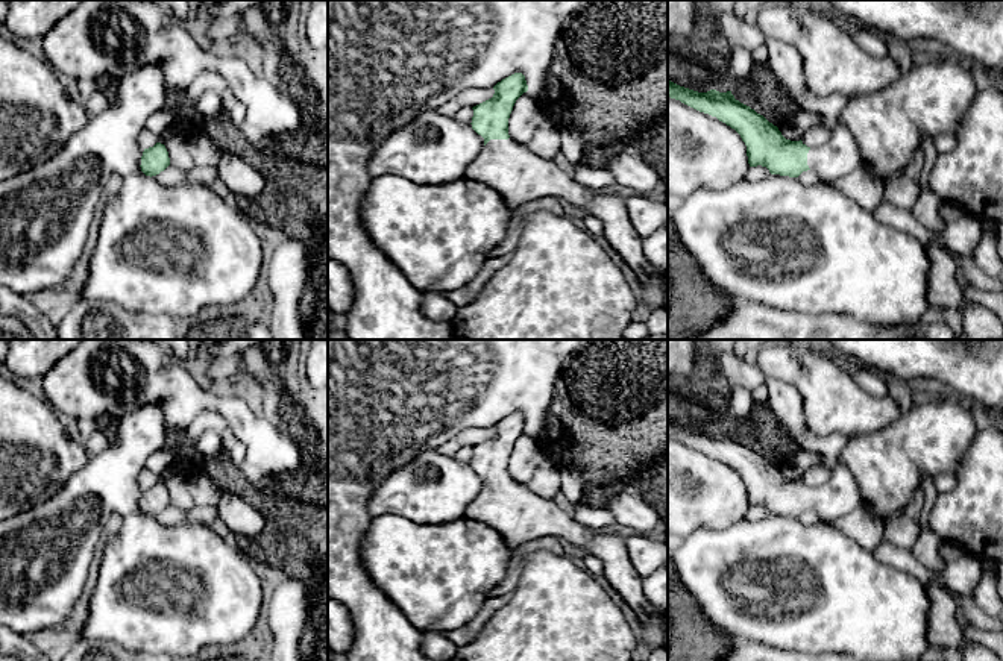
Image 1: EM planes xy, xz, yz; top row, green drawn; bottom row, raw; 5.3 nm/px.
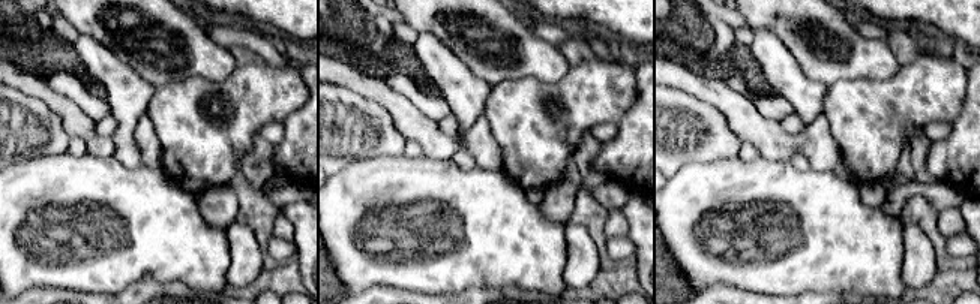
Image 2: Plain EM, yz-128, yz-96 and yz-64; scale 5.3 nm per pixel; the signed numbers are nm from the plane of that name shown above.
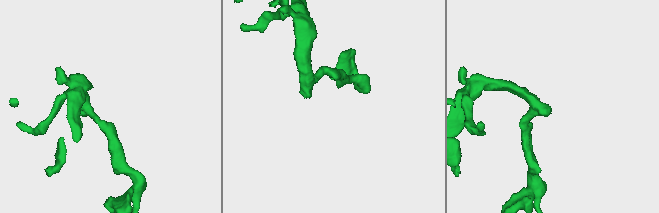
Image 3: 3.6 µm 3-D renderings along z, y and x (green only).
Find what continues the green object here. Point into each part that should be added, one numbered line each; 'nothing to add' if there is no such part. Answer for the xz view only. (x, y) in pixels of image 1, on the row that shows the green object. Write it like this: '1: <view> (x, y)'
1: xz (509, 167)

